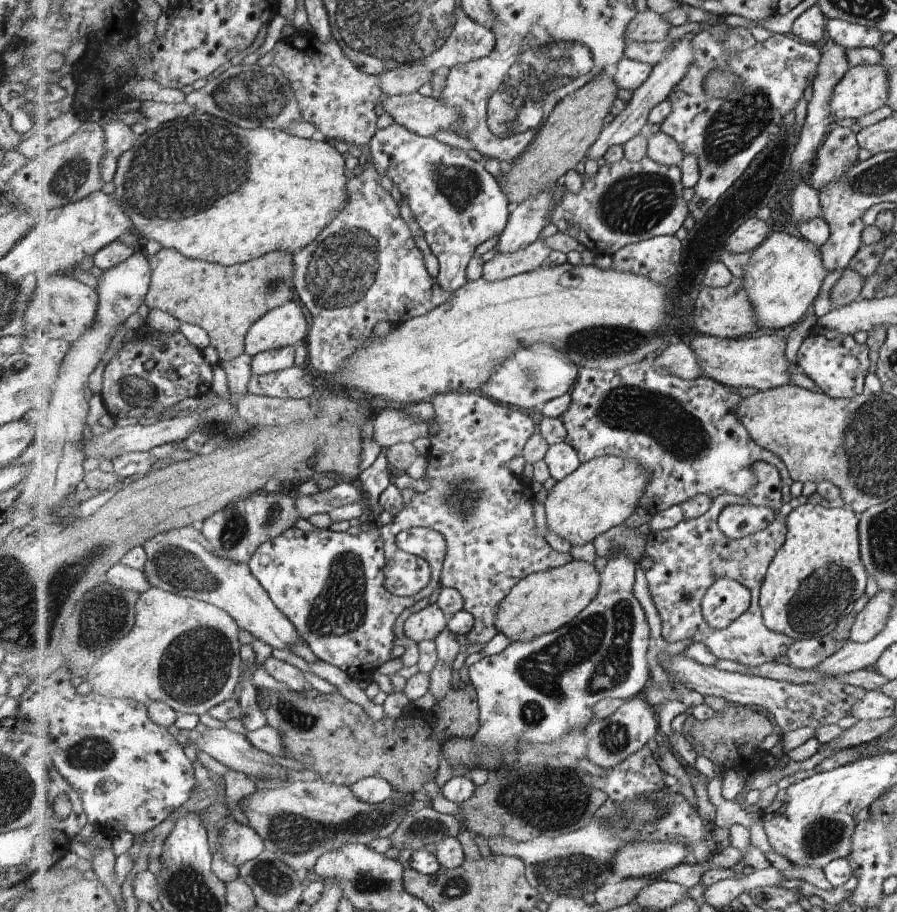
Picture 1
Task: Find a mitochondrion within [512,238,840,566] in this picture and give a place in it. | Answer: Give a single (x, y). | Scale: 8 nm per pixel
(681, 435)

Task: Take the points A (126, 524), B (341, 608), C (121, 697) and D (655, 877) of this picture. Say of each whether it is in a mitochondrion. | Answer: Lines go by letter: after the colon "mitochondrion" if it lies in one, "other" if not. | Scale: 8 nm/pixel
A: other
B: mitochondrion
C: other
D: other

